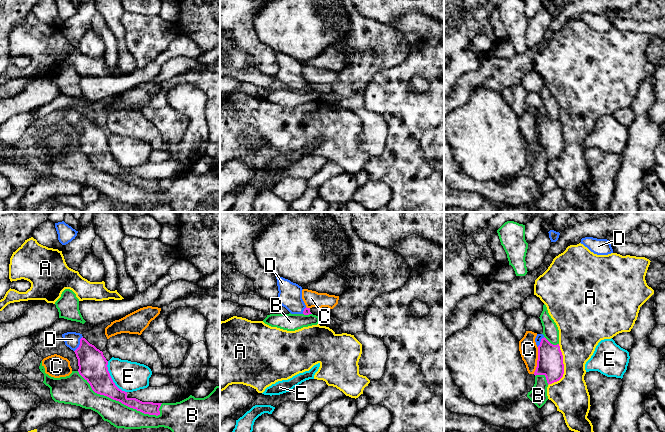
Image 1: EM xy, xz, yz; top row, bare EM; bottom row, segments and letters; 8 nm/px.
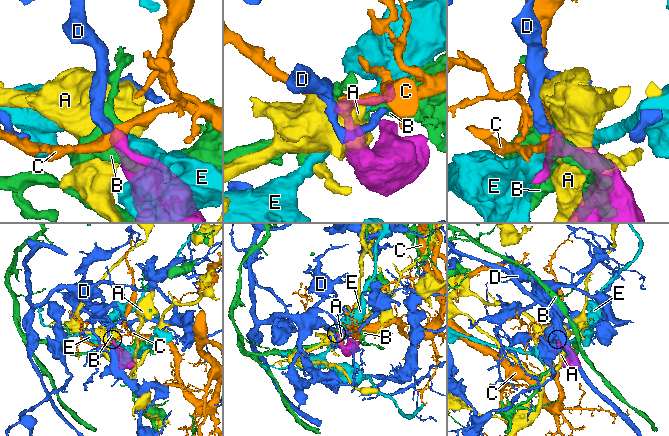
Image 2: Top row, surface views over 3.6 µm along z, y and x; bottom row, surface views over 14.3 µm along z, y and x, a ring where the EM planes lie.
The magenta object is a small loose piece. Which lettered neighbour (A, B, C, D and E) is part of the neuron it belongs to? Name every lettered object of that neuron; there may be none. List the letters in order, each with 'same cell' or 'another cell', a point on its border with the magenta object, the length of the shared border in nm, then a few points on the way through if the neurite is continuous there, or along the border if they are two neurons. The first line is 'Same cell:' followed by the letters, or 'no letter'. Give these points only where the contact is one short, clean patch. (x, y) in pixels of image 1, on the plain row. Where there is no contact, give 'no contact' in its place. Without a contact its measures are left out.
Same cell: D
A: another cell; contact yz (563, 143); length 340 nm
B: another cell; contact xy (117, 176); length 750 nm
C: another cell; contact yz (537, 136); length 220 nm; border yz (538, 123), (537, 142), (533, 149)
D: same cell; contact xy (80, 120); length 140 nm; way xy (92, 140), (80, 120), (72, 115)
E: another cell; contact xy (111, 154); length 300 nm

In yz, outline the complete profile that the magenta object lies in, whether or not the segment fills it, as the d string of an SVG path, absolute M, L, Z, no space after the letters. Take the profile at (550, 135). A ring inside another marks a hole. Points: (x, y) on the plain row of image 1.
M537 110L535 118L538 123L538 136L534 151L544 151L548 161L559 157L564 150L563 131L559 120L551 120L543 110Z

